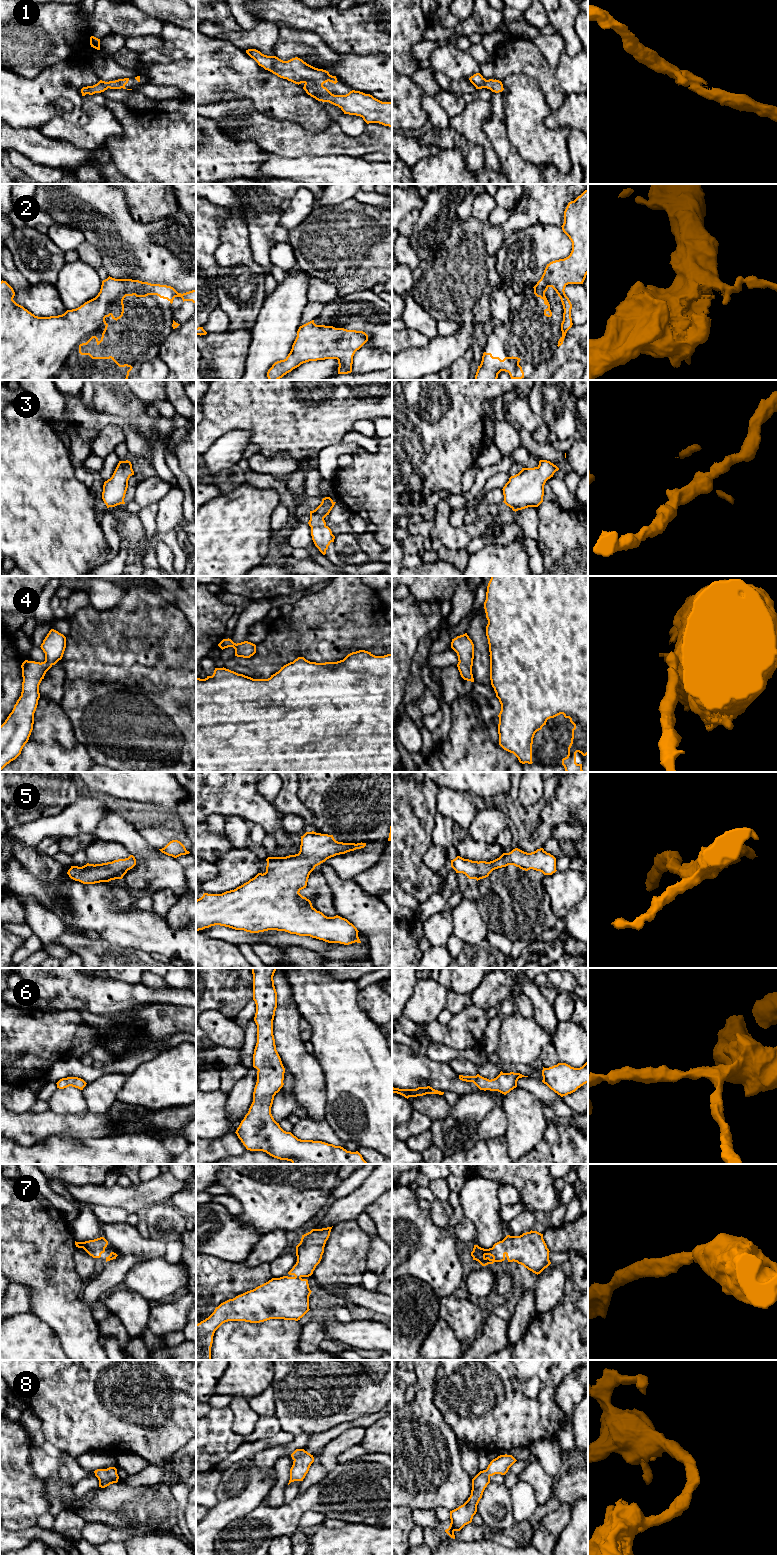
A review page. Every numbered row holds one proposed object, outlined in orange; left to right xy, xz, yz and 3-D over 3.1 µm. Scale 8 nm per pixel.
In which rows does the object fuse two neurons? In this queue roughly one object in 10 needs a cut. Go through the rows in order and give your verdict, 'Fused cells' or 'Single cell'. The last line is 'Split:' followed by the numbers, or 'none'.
1: Single cell
2: Single cell
3: Single cell
4: Single cell
5: Single cell
6: Single cell
7: Single cell
8: Single cell
Split: none

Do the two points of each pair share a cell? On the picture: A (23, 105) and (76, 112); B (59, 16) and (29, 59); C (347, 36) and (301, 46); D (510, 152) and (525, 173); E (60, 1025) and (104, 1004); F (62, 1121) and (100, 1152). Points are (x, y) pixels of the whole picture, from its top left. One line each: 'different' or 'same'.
A: same
B: same
C: different
D: same
E: different
F: different

